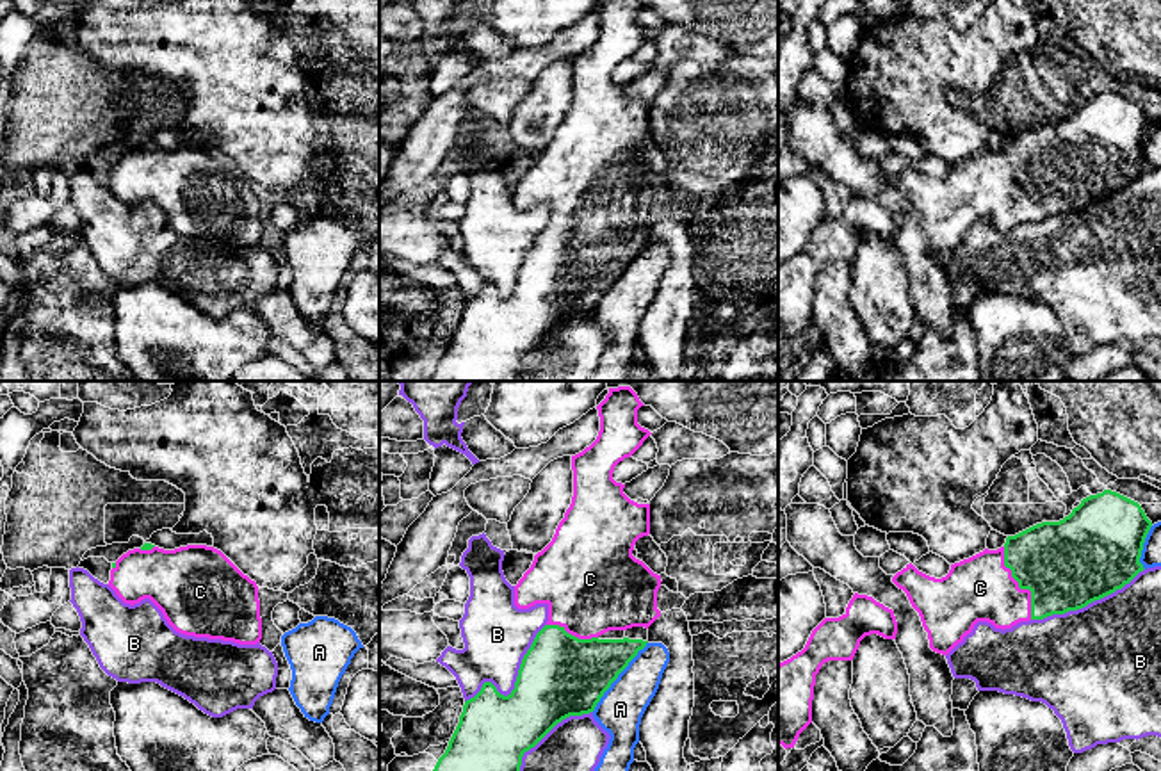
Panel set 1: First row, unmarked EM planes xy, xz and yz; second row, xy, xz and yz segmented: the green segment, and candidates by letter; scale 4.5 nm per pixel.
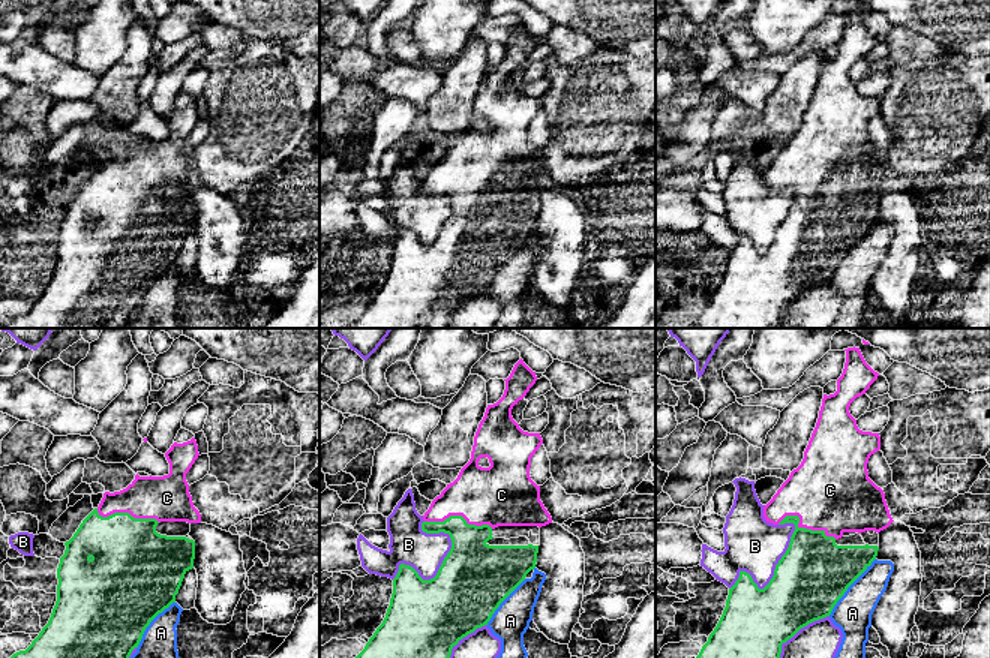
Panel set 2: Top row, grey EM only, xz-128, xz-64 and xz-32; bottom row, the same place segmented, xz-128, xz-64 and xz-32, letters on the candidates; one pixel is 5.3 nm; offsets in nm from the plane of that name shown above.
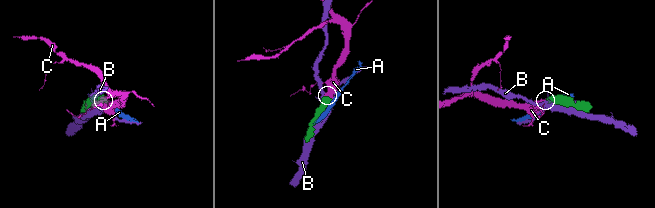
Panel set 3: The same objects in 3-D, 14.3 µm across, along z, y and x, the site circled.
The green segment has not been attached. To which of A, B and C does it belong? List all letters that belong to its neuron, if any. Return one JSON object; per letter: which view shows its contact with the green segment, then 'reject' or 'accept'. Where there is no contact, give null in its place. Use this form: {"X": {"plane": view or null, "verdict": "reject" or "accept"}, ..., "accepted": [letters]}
{"A": {"plane": "xz", "verdict": "reject"}, "B": {"plane": "xz", "verdict": "reject"}, "C": {"plane": "yz", "verdict": "accept"}, "accepted": ["C"]}

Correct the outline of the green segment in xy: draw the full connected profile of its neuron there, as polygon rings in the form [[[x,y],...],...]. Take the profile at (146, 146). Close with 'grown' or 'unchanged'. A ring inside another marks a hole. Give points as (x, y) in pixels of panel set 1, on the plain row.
[[[144,144],[112,164],[109,187],[130,207],[150,199],[180,235],[239,246],[256,246],[262,240],[256,183],[214,148],[187,146],[164,151]]] | grown

